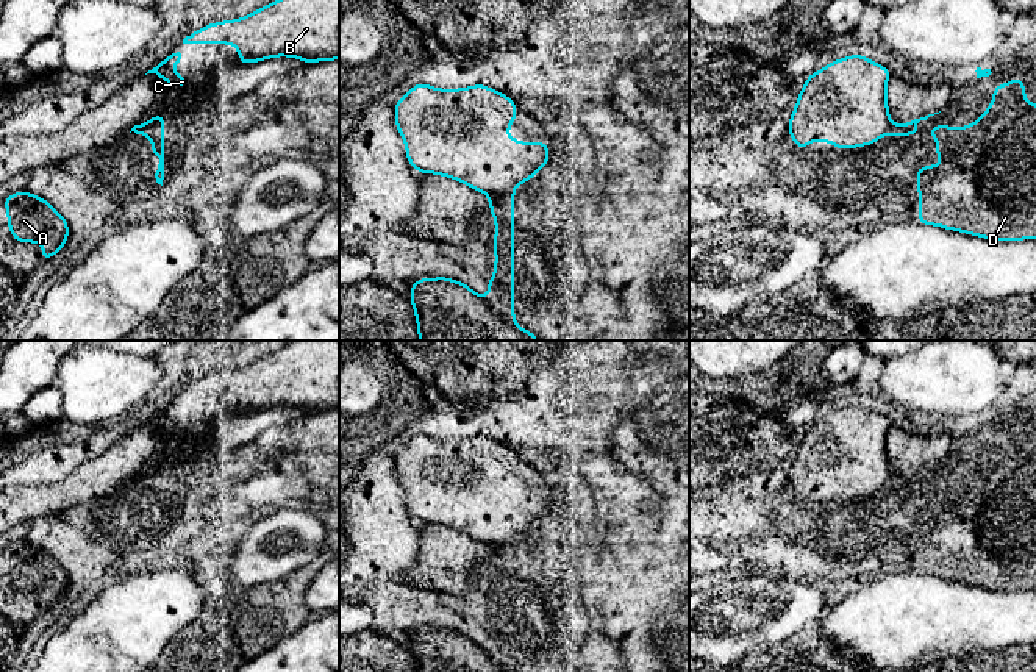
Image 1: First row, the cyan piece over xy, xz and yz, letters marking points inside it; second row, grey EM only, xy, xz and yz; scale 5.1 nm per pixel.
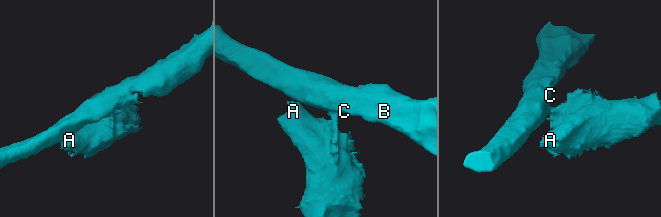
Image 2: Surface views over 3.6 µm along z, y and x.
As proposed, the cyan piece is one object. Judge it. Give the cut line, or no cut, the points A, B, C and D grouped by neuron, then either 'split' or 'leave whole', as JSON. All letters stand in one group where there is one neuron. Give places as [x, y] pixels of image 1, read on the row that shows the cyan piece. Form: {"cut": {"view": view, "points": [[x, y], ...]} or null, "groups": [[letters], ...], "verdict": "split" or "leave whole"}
{"cut": {"view": "xy", "points": [[163, 121], [141, 124], [133, 130]]}, "groups": [["A", "D"], ["B", "C"]], "verdict": "split"}

